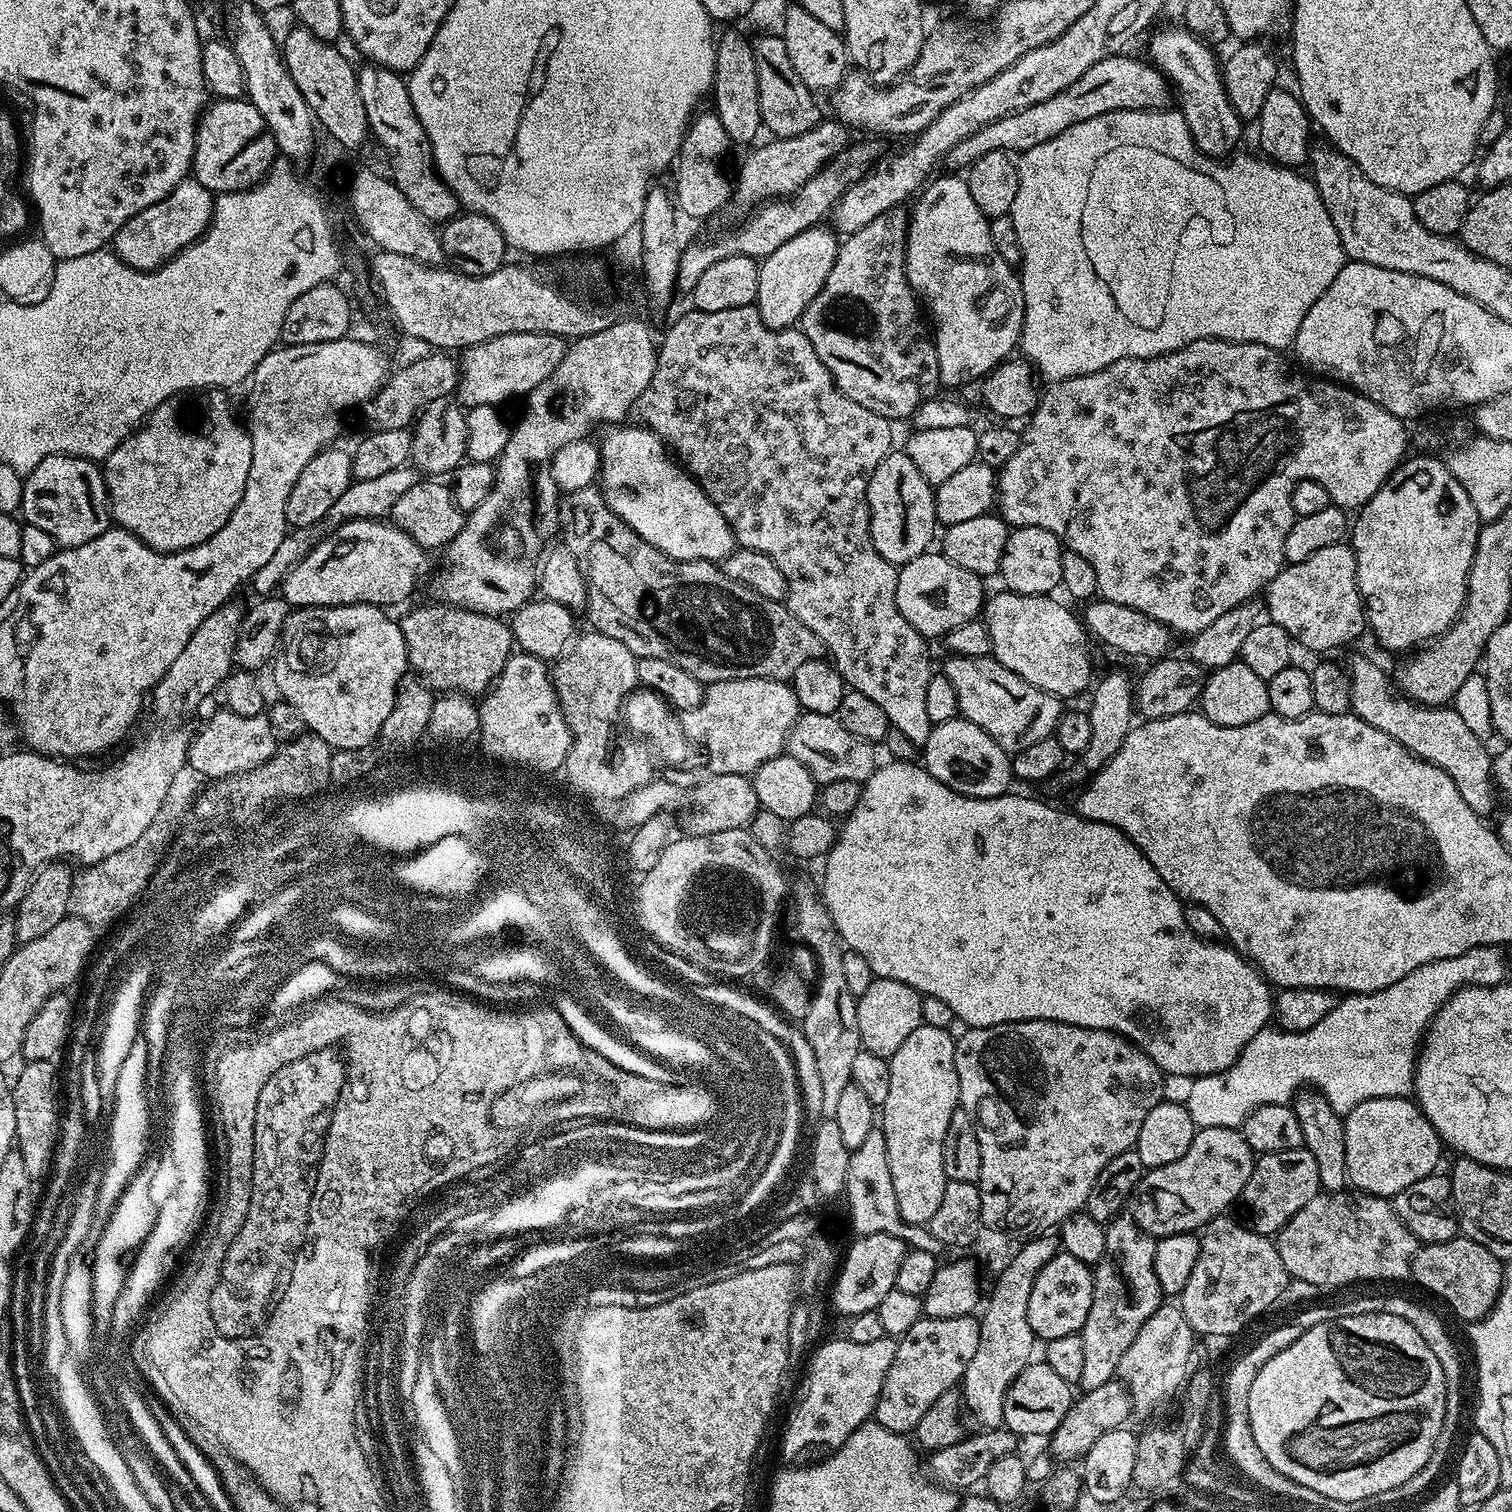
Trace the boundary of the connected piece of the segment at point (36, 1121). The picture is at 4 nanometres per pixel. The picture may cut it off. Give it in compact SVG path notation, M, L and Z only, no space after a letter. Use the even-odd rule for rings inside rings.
M29 1060L23 1066L25 1068L12 1080L14 1114L18 1121L16 1148L26 1165L26 1174L30 1174L33 1182L44 1182L49 1179L56 1156L57 1140L60 1138L62 1076L59 1071L56 1073L57 1065L50 1060Z

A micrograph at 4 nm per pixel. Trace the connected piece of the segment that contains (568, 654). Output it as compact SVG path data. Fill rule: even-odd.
M588 630L585 636L577 635L571 641L570 647L559 660L555 661L550 675L552 683L556 685L556 696L560 700L560 709L564 712L566 722L572 731L572 745L564 763L563 775L568 775L568 780L580 792L597 792L598 795L623 798L632 793L635 788L641 788L650 783L653 775L653 761L646 755L646 749L639 742L631 742L620 752L620 776L612 769L612 744L608 741L608 732L618 728L618 721L622 716L622 701L637 687L636 662L638 657L618 638L610 638L604 632Z

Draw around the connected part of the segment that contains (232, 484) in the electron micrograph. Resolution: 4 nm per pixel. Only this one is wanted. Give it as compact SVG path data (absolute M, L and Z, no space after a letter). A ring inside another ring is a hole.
M212 390L207 394L196 394L191 397L189 404L184 404L180 409L175 408L175 403L165 402L151 413L146 426L127 436L112 453L102 462L102 471L104 473L104 485L108 491L108 506L112 513L112 519L119 527L125 528L127 532L133 532L137 538L146 546L150 546L155 552L181 552L187 548L198 546L206 542L234 514L238 502L242 498L242 490L246 490L246 478L250 474L250 462L252 461L252 435L248 433L247 427L236 417L234 409L228 405L229 393L224 390Z

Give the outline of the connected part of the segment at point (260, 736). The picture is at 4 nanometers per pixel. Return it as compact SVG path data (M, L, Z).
M221 710L214 713L201 726L200 733L192 736L192 745L188 747L187 765L196 770L201 778L207 778L213 782L252 771L262 766L277 751L278 737L267 715L243 716Z

